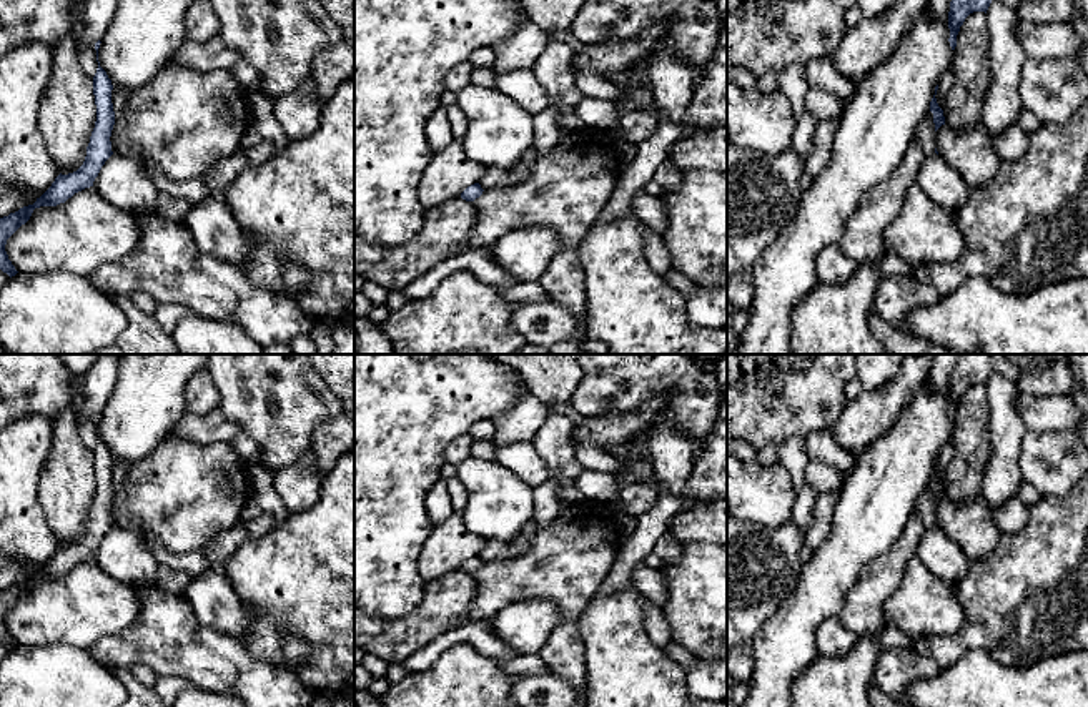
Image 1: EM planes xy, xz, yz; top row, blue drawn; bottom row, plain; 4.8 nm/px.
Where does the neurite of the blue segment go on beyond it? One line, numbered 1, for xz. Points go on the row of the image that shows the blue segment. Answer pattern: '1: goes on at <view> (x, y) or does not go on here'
1: does not go on here

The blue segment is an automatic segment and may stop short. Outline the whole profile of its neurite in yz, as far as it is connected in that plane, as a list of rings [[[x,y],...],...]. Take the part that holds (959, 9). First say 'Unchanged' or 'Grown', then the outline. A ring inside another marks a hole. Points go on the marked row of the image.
Unchanged. [[[952,0],[950,12],[948,12],[948,28],[950,28],[950,47],[955,50],[957,47],[957,35],[960,27],[963,25],[965,18],[973,12],[985,12],[988,10],[992,0]]]

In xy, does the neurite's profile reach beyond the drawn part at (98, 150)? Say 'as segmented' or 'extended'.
as segmented

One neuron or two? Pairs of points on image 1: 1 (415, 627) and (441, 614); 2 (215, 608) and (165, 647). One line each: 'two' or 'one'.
1: one
2: two

